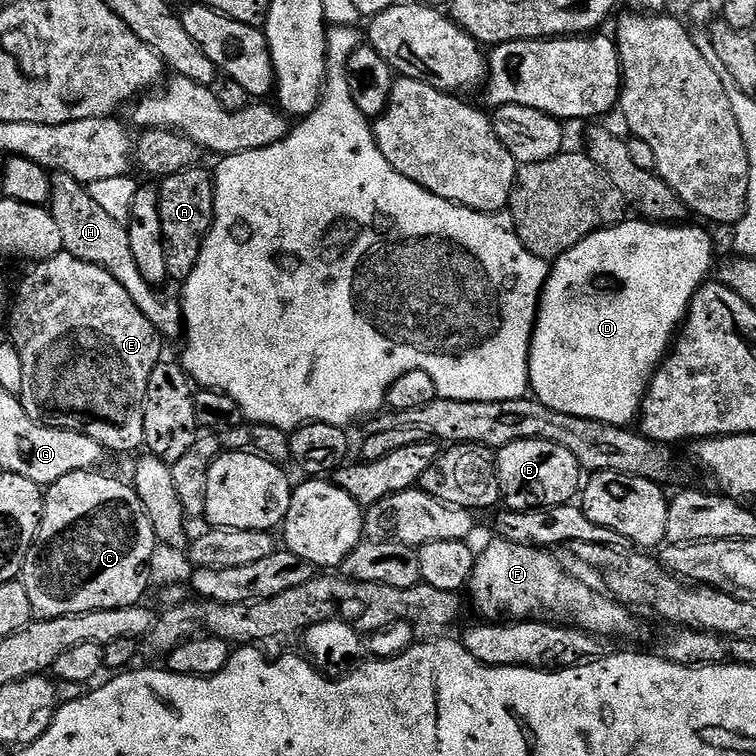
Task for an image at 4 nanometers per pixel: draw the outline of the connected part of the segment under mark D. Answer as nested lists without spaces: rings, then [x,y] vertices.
[[[628,218],[619,224],[613,224],[611,228],[604,228],[601,232],[595,232],[586,237],[582,242],[578,242],[578,246],[574,246],[568,252],[563,252],[561,256],[551,265],[548,280],[544,283],[544,293],[540,296],[540,311],[536,313],[536,327],[532,329],[532,345],[528,351],[528,382],[530,385],[530,392],[535,399],[540,403],[546,405],[550,410],[561,412],[562,414],[570,414],[578,418],[586,418],[594,422],[604,422],[606,424],[617,424],[619,426],[628,426],[633,423],[640,415],[640,409],[644,403],[644,397],[648,394],[648,388],[652,385],[652,379],[656,377],[656,371],[659,370],[660,365],[664,363],[670,349],[673,347],[674,341],[678,335],[678,329],[684,322],[685,316],[688,315],[688,307],[694,298],[694,294],[700,285],[709,279],[708,271],[713,271],[714,260],[712,264],[712,240],[700,228],[680,228],[684,226],[673,226],[671,224],[654,224],[650,220],[643,218]]]

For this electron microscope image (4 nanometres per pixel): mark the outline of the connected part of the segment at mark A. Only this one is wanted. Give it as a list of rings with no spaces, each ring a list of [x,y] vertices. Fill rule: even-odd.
[[[204,166],[187,168],[178,174],[170,174],[159,181],[160,201],[158,214],[162,222],[164,249],[166,250],[166,270],[168,280],[183,282],[190,278],[200,257],[204,239],[212,229],[214,218],[214,176]]]

